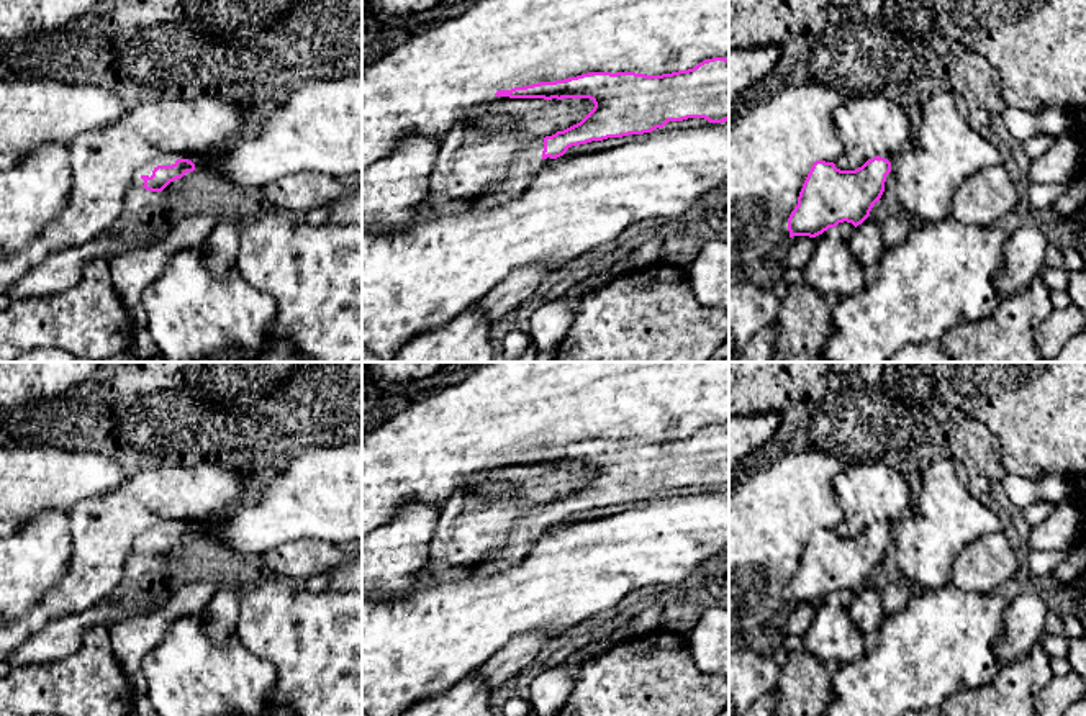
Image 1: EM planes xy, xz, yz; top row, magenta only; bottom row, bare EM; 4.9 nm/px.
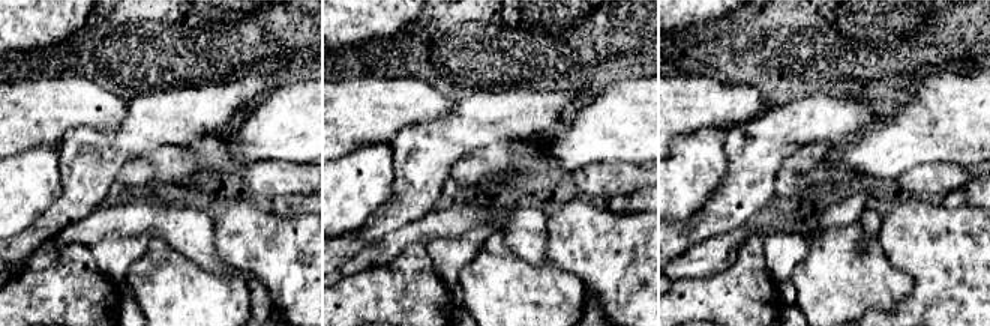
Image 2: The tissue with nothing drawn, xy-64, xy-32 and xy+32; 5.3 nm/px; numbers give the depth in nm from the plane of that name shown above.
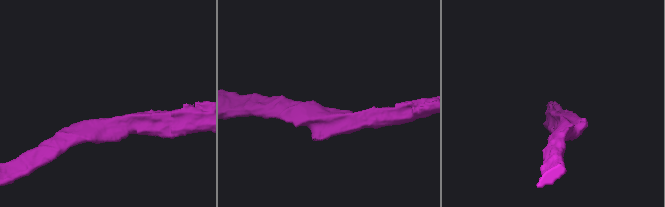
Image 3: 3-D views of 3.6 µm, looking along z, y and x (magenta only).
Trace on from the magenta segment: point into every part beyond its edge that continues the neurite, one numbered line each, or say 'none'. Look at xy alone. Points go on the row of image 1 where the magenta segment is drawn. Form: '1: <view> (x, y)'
1: xy (167, 159)

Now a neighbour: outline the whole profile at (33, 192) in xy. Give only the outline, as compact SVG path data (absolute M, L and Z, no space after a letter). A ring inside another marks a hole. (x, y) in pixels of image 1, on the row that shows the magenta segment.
M51 144L28 151L13 167L0 172L0 247L13 251L38 239L62 213L72 187L69 149Z

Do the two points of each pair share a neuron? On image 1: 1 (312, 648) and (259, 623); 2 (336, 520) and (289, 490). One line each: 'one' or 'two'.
1: one
2: one

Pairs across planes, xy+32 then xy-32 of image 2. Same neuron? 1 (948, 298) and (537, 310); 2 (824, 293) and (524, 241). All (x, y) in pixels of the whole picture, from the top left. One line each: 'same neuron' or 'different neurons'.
1: different neurons
2: different neurons

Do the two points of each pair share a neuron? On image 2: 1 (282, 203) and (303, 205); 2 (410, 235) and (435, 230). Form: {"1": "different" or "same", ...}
{"1": "same", "2": "same"}

